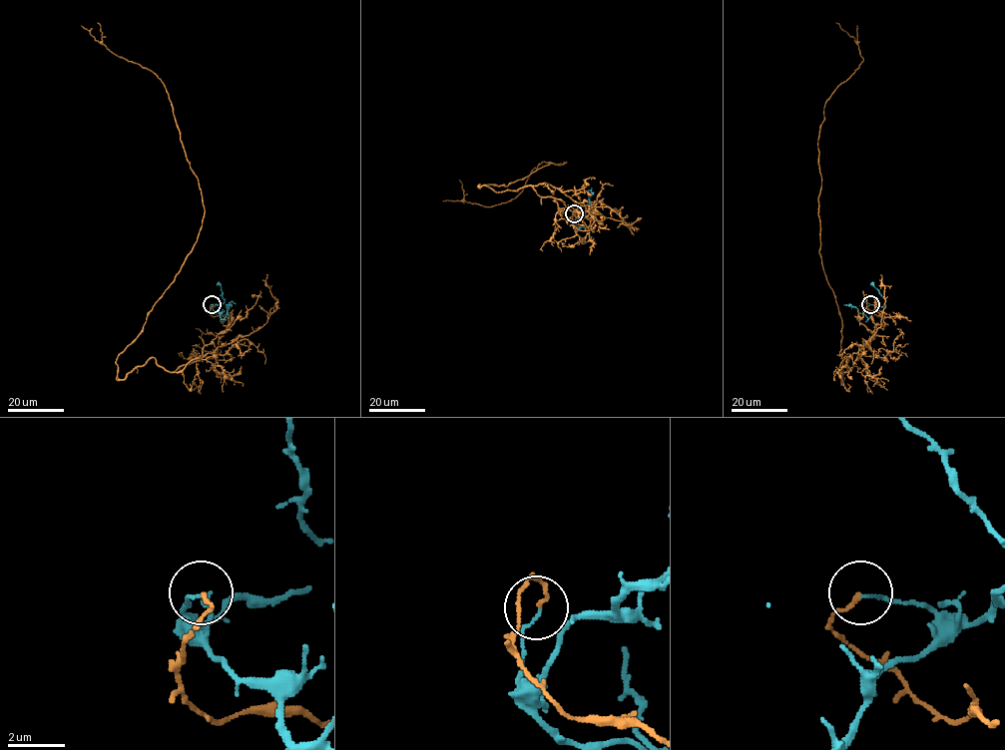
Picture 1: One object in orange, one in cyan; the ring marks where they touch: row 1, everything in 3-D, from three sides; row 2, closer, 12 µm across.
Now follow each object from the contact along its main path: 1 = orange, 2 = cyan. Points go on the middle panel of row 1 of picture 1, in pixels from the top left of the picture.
1: (574, 213), (591, 226), (531, 187), (477, 187), (566, 163), (543, 162), (492, 206), (467, 202), (459, 180)
2: (574, 213), (574, 220), (589, 207), (591, 187)

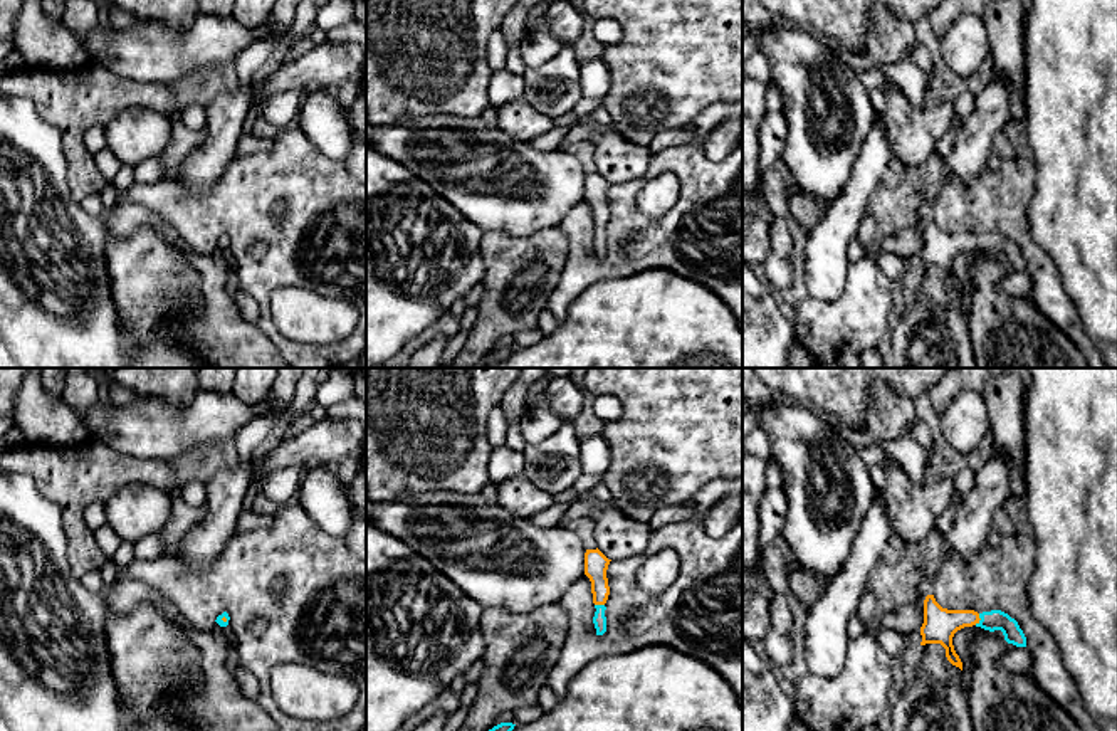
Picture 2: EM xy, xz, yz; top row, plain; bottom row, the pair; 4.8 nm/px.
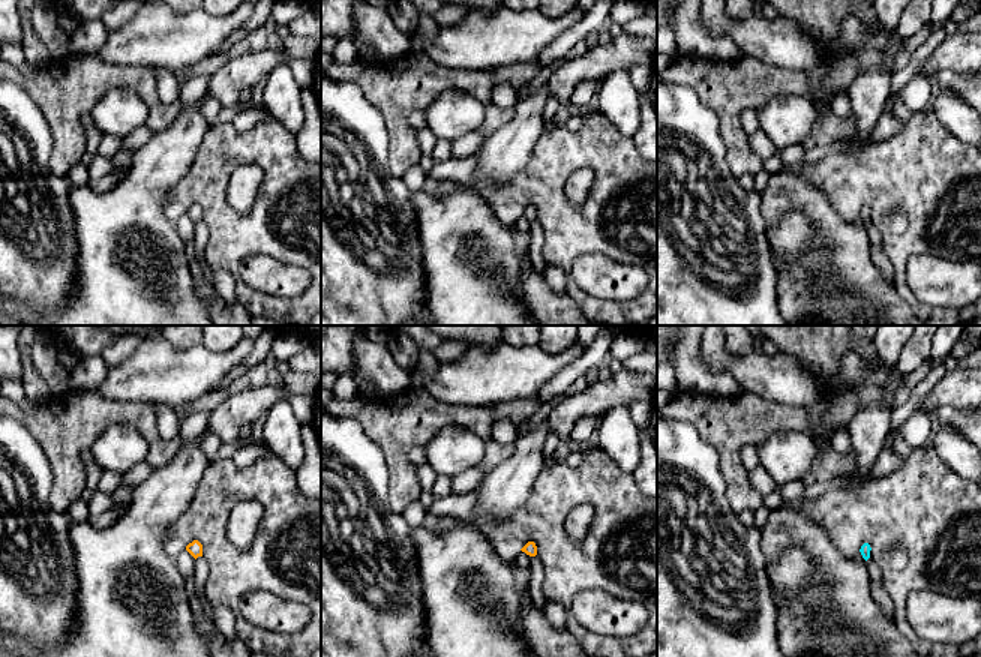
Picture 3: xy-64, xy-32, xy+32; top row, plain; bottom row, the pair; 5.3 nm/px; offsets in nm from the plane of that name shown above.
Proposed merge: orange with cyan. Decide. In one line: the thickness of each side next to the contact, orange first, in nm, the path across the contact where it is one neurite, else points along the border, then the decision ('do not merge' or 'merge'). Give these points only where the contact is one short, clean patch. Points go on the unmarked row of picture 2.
160/100 nm | do not merge

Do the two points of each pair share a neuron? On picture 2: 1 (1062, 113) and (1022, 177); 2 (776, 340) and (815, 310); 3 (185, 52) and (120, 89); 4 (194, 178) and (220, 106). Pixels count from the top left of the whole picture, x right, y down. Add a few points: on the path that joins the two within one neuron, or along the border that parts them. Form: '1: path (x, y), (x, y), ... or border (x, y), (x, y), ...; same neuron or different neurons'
1: border (1035, 163), (1035, 190), (1028, 202); different neurons
2: border (791, 328), (797, 336); different neurons
3: border (98, 64), (125, 78), (157, 81), (167, 86); different neurons
4: path (210, 160), (220, 145), (220, 125); same neuron

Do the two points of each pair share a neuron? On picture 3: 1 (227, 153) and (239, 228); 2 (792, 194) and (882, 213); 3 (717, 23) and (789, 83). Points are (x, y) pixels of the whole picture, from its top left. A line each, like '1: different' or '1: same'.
1: same
2: different
3: different

